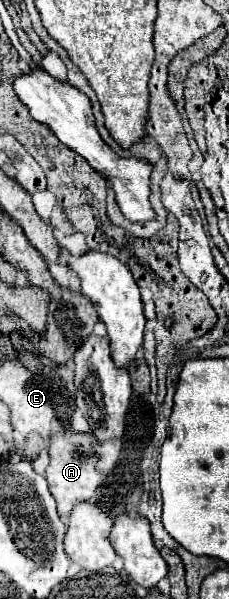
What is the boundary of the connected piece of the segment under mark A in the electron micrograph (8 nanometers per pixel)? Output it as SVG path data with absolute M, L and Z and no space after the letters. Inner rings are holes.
M61 430L57 436L51 438L51 448L49 448L49 466L45 470L45 478L49 482L49 490L57 500L57 512L59 516L69 516L73 506L77 502L89 500L95 490L101 484L101 476L95 470L97 456L93 454L91 448L91 438L89 436L71 436L65 430Z

